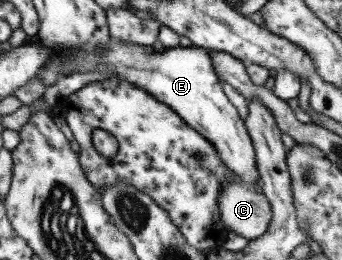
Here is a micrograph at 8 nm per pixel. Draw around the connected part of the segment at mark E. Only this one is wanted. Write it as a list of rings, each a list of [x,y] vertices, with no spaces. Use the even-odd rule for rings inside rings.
[[[110,38],[108,52],[92,52],[82,48],[78,56],[66,56],[64,52],[64,61],[66,65],[76,67],[74,73],[96,73],[110,69],[111,77],[130,81],[138,89],[153,94],[158,101],[169,105],[188,125],[214,143],[222,160],[233,169],[240,182],[256,191],[256,180],[261,181],[261,176],[251,136],[245,121],[240,120],[238,109],[228,101],[222,89],[221,78],[218,77],[208,49],[190,45],[165,48],[158,52],[152,47]]]

